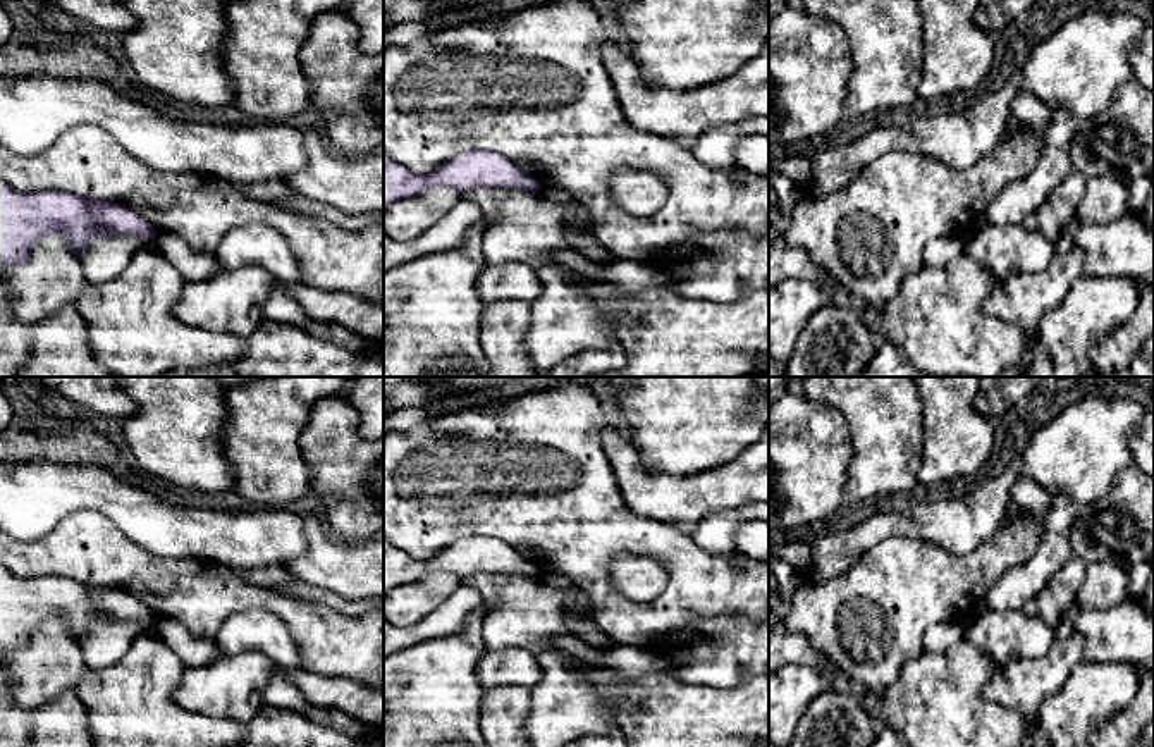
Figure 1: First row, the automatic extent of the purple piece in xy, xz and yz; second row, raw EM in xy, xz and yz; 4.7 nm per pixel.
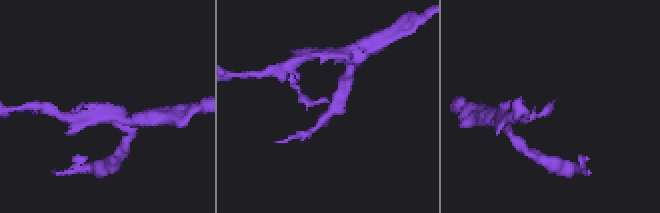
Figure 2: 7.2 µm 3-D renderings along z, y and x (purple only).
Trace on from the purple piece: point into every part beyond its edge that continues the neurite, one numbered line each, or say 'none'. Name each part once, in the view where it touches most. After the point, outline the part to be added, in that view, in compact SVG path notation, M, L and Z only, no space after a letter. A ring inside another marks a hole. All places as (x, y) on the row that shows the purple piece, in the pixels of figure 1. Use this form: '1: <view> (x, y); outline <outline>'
none

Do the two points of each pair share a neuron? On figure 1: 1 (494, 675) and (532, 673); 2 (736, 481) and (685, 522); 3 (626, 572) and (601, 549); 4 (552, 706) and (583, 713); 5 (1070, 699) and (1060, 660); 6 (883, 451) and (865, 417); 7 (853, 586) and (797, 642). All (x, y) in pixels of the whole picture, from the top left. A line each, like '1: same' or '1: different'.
1: same
2: same
3: different
4: same
5: different
6: same
7: different

